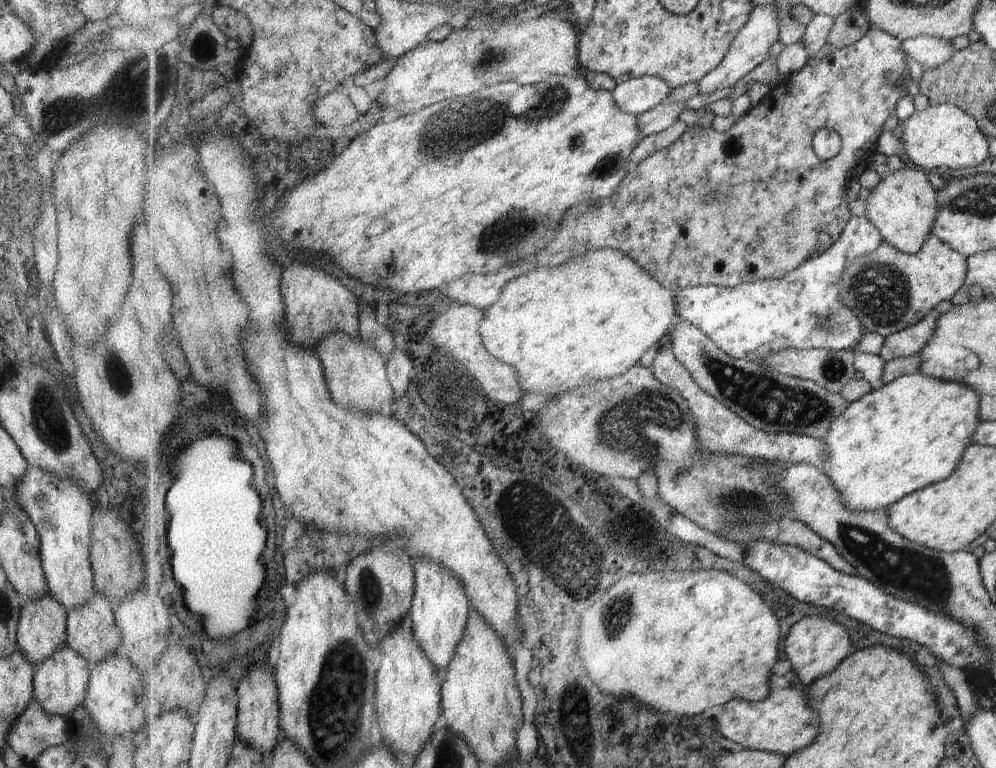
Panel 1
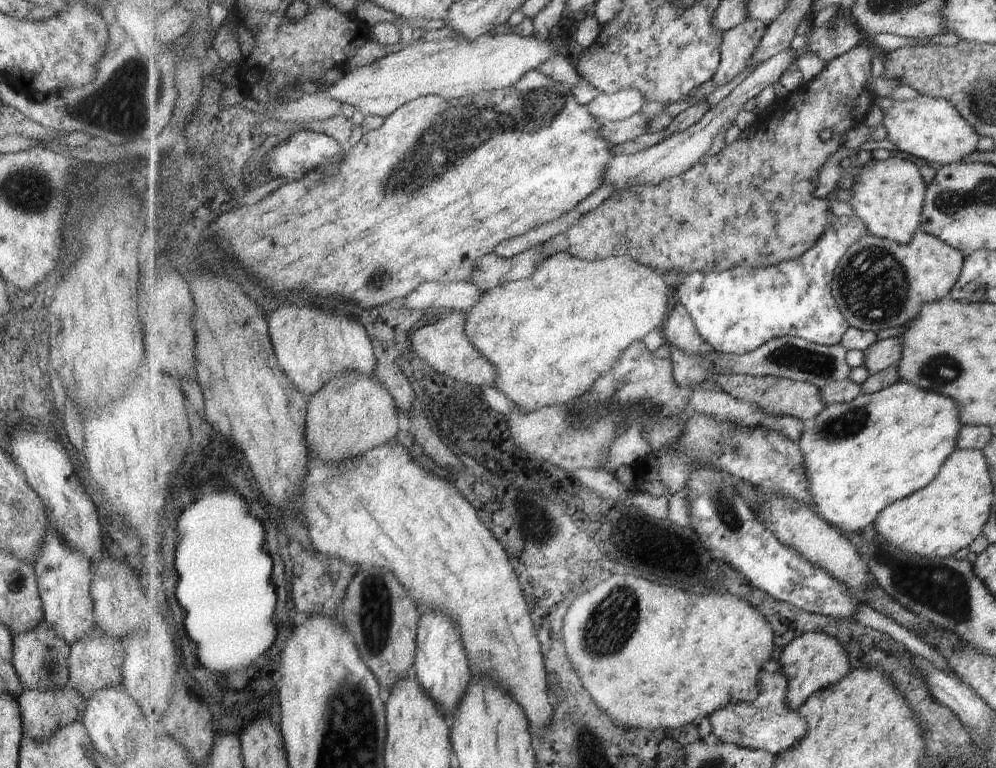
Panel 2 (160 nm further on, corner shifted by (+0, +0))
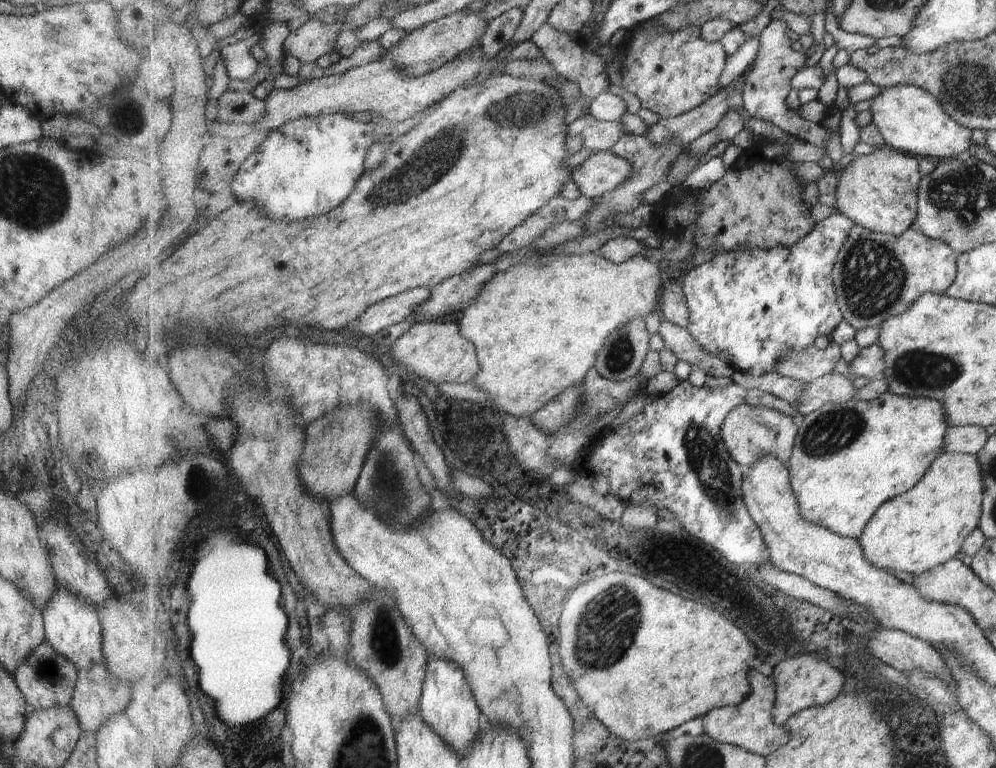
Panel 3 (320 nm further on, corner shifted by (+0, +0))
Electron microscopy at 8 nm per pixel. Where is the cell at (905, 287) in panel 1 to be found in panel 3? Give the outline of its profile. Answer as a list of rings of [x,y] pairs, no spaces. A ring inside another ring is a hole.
[[[855,225],[848,240],[841,247],[833,280],[837,300],[844,320],[857,330],[861,328],[881,328],[888,318],[903,314],[922,295],[929,291],[945,292],[955,280],[957,252],[947,243],[931,238],[918,231],[915,226],[908,228],[901,236],[878,233]]]

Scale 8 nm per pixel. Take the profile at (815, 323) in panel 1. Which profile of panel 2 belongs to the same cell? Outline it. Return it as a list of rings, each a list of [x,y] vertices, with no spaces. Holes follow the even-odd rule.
[[[855,214],[836,217],[824,236],[800,257],[768,267],[739,265],[721,272],[687,273],[674,288],[674,297],[692,314],[700,335],[715,351],[744,355],[779,337],[799,337],[816,345],[841,345],[850,324],[838,309],[832,284],[840,260],[848,248],[869,233],[868,226]]]

